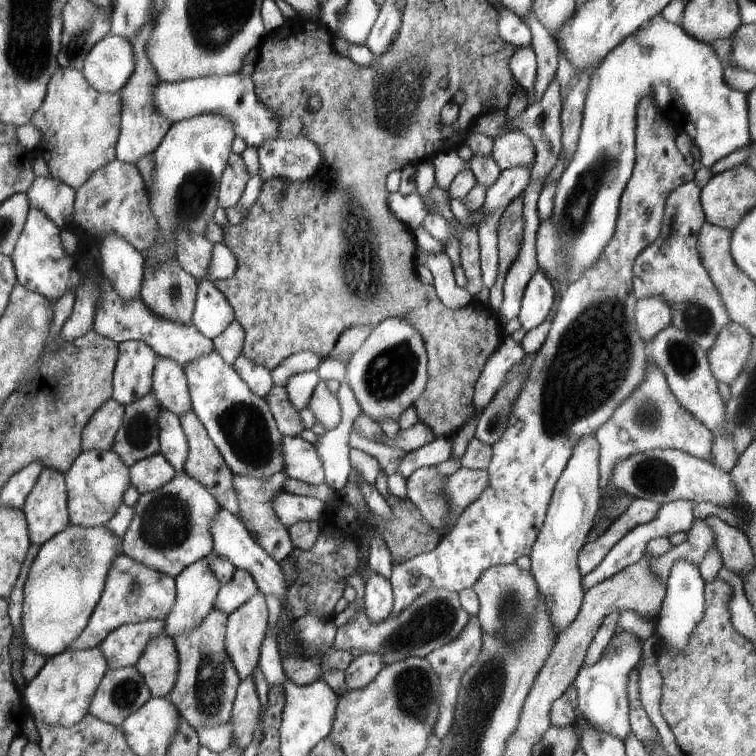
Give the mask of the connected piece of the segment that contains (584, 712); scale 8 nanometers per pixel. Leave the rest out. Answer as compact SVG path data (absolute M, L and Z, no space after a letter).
M616 630L602 657L594 665L583 667L576 676L581 716L592 727L607 731L622 741L631 732L627 698L628 674L639 664L642 650L642 641L631 633Z

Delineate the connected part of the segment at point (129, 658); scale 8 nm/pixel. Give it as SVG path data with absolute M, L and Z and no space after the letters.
M149 619L140 623L129 623L110 632L98 648L106 658L108 669L136 667L150 640L163 635L165 622Z

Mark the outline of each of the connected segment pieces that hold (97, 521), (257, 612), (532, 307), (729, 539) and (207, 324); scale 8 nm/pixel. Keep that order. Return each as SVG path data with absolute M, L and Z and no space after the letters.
M83 451L65 473L65 482L71 525L85 528L104 527L106 522L114 517L118 508L123 504L126 488L131 484L129 468L120 459L120 456L113 451Z
M261 593L252 596L243 606L229 615L225 635L225 650L233 661L239 678L246 679L259 665L260 648L269 630L269 611L266 597Z
M540 271L525 289L517 317L527 332L541 326L550 313L555 293L549 280Z
M715 515L702 520L712 532L713 542L722 556L724 567L740 577L744 572L750 572L754 568L753 555L746 536Z
M212 281L200 282L192 321L198 332L214 340L234 321L234 310L222 292Z

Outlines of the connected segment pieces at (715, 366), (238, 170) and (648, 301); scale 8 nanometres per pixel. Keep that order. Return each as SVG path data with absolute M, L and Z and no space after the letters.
M731 321L718 336L707 356L710 369L718 382L730 387L746 369L753 350L753 337L746 328Z
M232 153L226 164L225 172L219 185L219 207L228 209L236 207L242 199L242 194L250 181L251 175L246 169L240 154Z
M662 295L637 300L635 309L637 332L646 344L650 343L660 331L671 326L672 312L671 304Z

